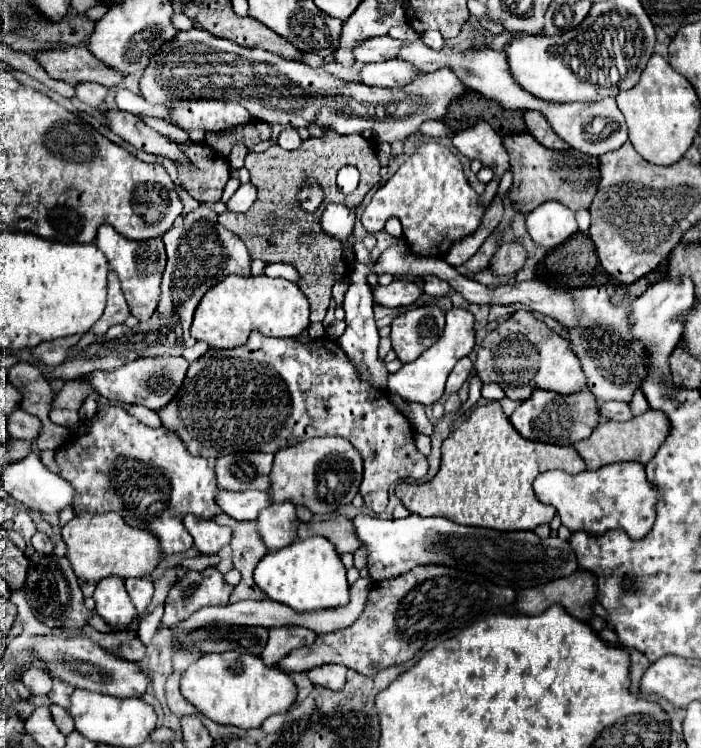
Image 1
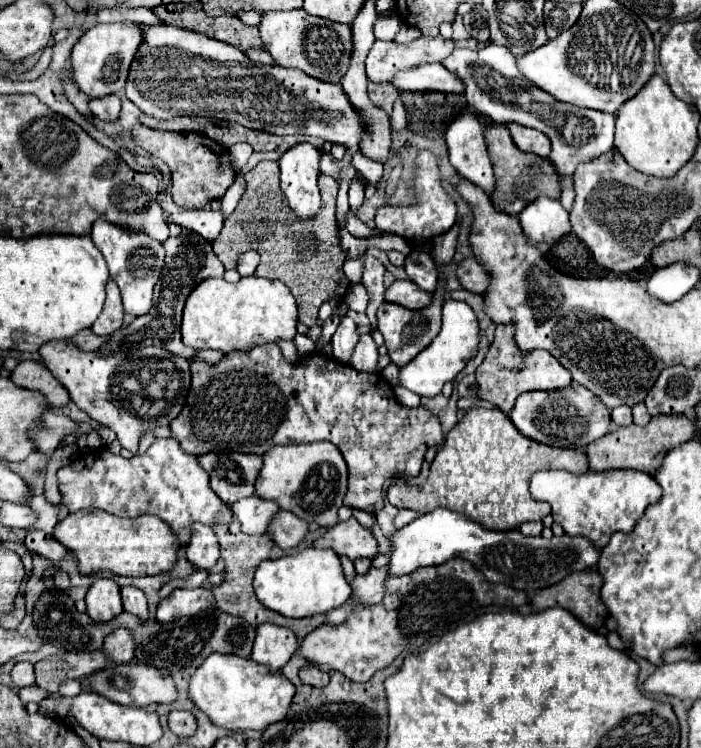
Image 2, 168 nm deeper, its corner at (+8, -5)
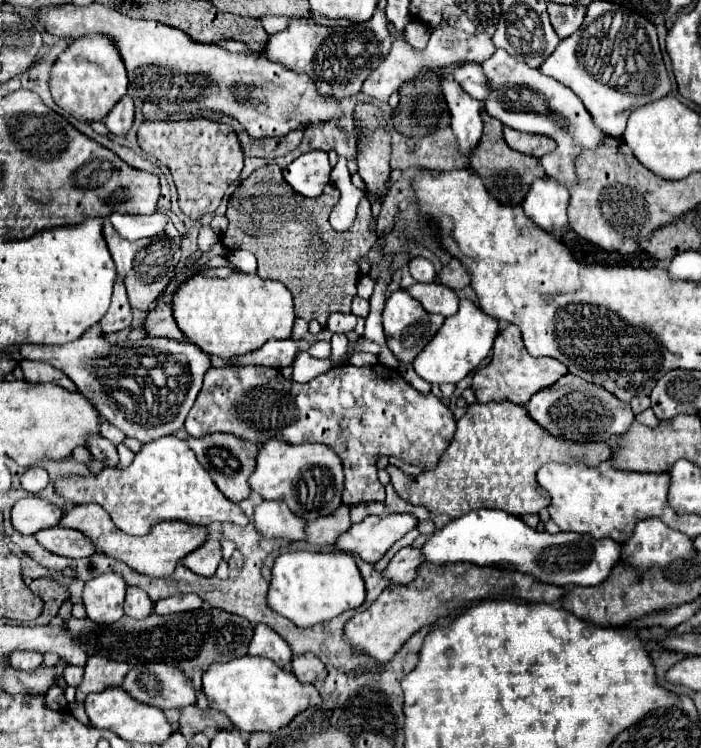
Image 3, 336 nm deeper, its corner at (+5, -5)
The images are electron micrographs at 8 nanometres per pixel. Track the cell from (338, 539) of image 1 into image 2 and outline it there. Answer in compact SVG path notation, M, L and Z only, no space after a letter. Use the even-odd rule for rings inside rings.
M354 517L340 521L336 527L326 531L326 547L336 555L346 555L356 561L360 557L374 559L378 555L378 541L370 529L364 529Z

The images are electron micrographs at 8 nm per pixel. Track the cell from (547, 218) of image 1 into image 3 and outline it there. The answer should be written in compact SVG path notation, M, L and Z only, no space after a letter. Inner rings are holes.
M547 177L545 181L533 181L523 201L523 209L537 227L553 233L567 225L567 203L567 189L563 189L563 185L555 185L555 181L549 181Z

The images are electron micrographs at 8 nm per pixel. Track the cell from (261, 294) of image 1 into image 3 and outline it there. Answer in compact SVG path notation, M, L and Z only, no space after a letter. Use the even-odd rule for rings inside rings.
M197 273L187 279L173 297L173 317L193 345L219 357L257 351L267 339L289 339L295 321L291 293L279 281L245 273L233 273L225 279Z

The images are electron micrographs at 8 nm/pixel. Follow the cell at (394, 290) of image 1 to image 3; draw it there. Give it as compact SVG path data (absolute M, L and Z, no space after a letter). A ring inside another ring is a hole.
M415 283L405 289L413 299L417 299L427 313L439 313L451 317L457 311L457 295L439 283Z

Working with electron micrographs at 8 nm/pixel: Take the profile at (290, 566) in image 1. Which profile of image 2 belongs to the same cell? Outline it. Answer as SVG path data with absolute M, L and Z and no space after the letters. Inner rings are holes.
M308 547L300 553L284 555L280 559L262 561L254 575L254 591L266 609L272 609L290 619L328 613L336 607L342 607L352 595L352 587L344 579L338 555L330 549L316 547Z

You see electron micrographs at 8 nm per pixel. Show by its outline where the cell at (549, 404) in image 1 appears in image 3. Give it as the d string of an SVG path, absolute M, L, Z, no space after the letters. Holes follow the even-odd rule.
M565 375L549 389L541 389L539 393L535 393L529 399L529 403L525 403L525 409L527 409L529 417L537 425L547 429L553 437L577 441L577 443L609 441L611 437L625 433L625 429L635 419L629 403L619 401L617 397L607 393L603 387L587 383L575 375Z

